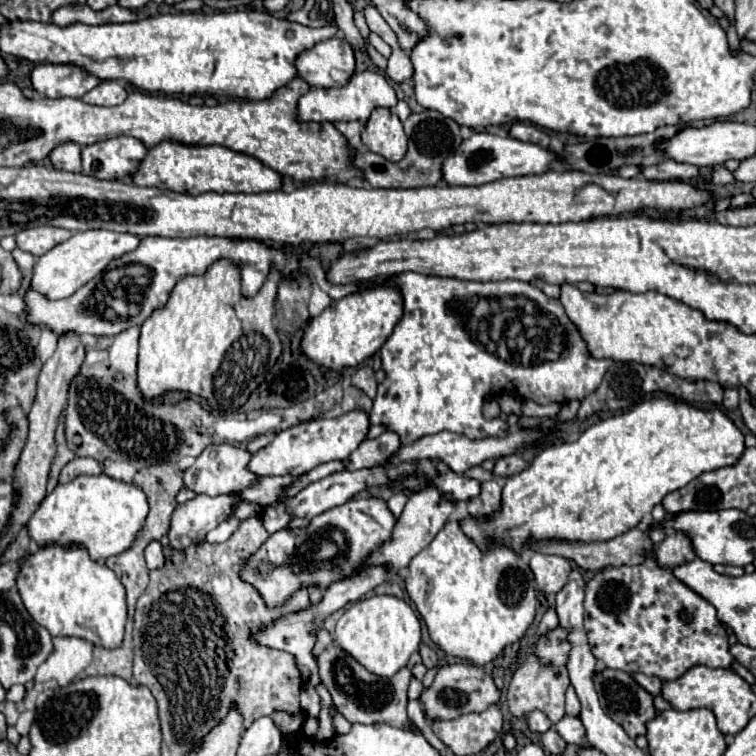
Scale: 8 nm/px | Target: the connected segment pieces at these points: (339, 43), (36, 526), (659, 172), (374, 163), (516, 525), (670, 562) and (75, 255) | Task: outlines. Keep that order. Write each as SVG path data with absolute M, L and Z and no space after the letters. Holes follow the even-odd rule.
M332 37L298 55L296 69L310 87L338 87L354 73L354 51L348 41ZM334 73L340 73L342 81Z
M80 475L66 485L56 485L34 511L26 529L38 547L82 545L90 559L98 561L108 559L110 555L120 555L130 543L134 543L134 535L140 531L146 511L146 495L142 489L134 487L134 483L116 481L108 475Z
M664 159L658 165L642 167L642 175L650 181L690 181L700 175L700 169L686 163L674 163L672 159Z
M438 111L412 113L404 121L404 131L408 133L408 153L394 165L382 165L382 157L372 151L360 151L356 155L354 163L364 171L364 177L372 187L434 187L442 181L444 159L462 143L460 125Z
M668 397L648 399L638 403L634 409L590 425L574 443L546 447L522 473L508 477L502 489L500 511L486 517L468 515L458 523L466 537L472 539L482 551L506 545L520 555L530 541L610 541L636 527L640 519L664 499L666 493L688 485L700 473L734 465L742 451L744 435L724 411L704 411L688 403L674 403Z
M680 531L670 533L660 545L654 547L654 561L662 569L674 569L682 563L688 563L690 559L696 559L696 555L690 547L690 539L686 539L686 535Z
M90 229L90 231L80 231L74 233L68 241L56 245L48 253L44 253L32 273L30 287L36 289L38 293L46 295L48 299L64 299L70 297L78 287L88 283L92 277L104 271L104 267L112 261L122 257L128 251L134 251L140 245L138 235L130 233L116 233L108 229Z

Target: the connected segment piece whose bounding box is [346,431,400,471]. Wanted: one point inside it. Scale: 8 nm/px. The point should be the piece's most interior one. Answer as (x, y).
(370, 453)

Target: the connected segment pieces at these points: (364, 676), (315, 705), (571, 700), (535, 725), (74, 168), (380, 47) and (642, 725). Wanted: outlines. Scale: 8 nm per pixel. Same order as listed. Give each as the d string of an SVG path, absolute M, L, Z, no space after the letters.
M338 645L326 647L326 651L318 657L320 667L320 679L328 687L334 707L350 721L350 723L386 723L392 727L408 729L412 727L410 717L406 713L406 689L412 679L412 673L408 667L400 669L394 677L382 679L370 671L366 671L358 661L354 661L346 651L342 651Z
M304 687L302 695L300 695L300 707L306 715L310 717L318 717L318 711L320 711L320 701L318 701L318 695L312 687Z
M572 685L566 691L566 715L568 717L578 717L580 715L580 701L578 701Z
M536 709L526 715L526 721L528 721L530 731L536 731L536 733L544 733L544 731L548 731L552 727L550 719L546 719L546 715L542 711L536 711Z
M62 143L50 153L50 161L56 169L80 173L80 151L82 147L78 143Z
M370 33L370 37L368 37L368 41L370 41L370 45L378 51L378 53L382 53L384 57L390 57L390 45L382 39L382 37L378 37L376 33Z
M604 669L600 673L594 673L592 679L594 679L598 701L604 709L604 713L610 719L614 719L618 725L622 725L622 729L628 733L630 739L636 739L638 735L644 735L646 733L646 723L656 717L656 709L654 709L654 703L652 703L654 697L644 687L640 687L630 673L624 673L624 671Z

